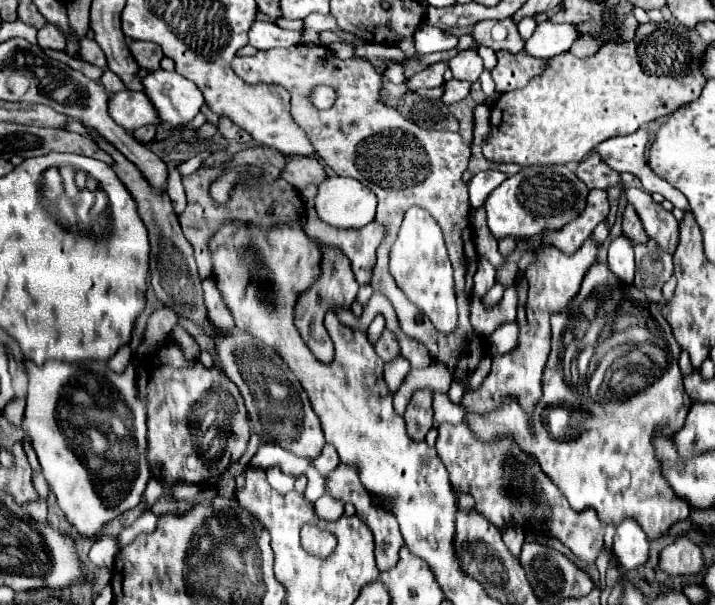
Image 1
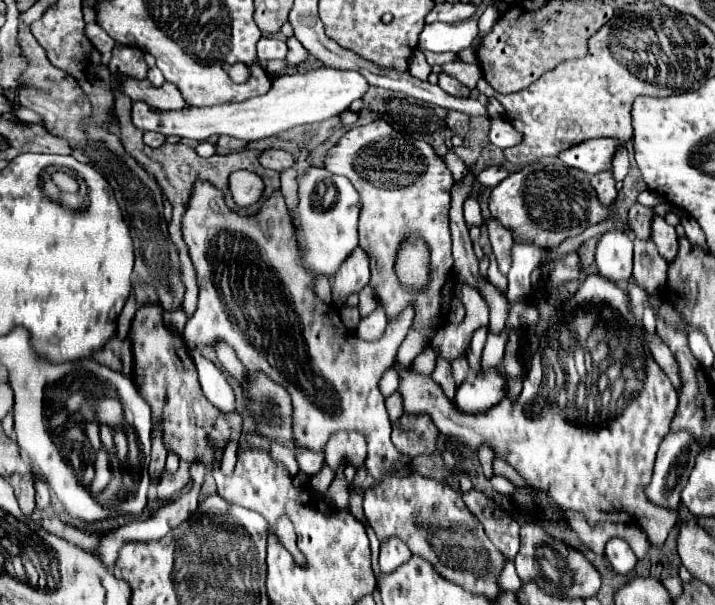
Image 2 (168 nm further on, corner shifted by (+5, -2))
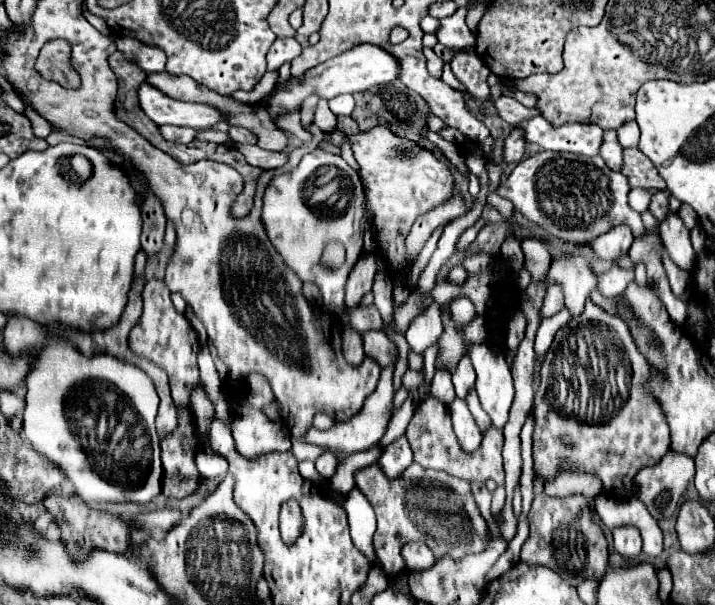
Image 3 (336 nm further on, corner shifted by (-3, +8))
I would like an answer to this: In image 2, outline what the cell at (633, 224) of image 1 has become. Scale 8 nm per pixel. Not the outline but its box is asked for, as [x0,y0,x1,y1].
[627,204,653,240]

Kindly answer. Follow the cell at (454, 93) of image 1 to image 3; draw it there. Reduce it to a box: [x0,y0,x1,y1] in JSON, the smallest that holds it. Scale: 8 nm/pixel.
[451,52,491,102]

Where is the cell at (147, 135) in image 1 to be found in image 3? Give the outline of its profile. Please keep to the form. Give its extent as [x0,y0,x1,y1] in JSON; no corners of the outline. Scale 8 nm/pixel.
[161,126,197,144]

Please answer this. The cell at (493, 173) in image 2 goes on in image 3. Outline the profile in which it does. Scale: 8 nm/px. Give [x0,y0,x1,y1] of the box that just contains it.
[505,128,525,162]

